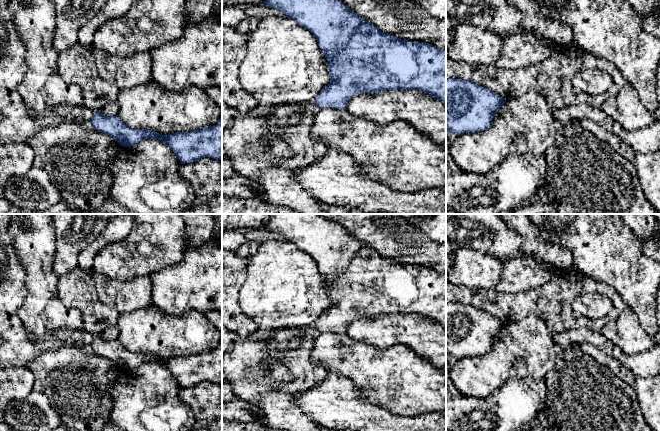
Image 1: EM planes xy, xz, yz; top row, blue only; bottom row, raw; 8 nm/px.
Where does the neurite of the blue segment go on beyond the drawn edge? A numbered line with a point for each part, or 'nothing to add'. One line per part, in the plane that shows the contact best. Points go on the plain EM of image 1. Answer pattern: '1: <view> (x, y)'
nothing to add

